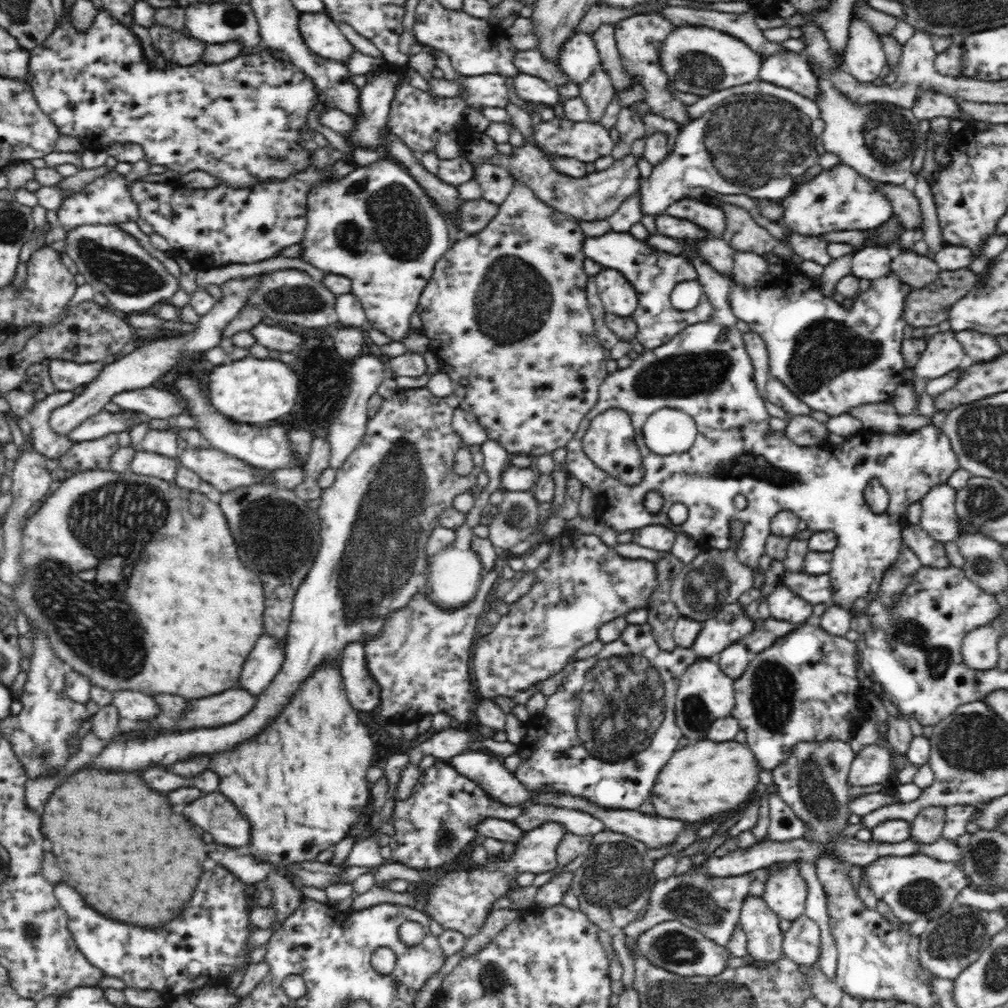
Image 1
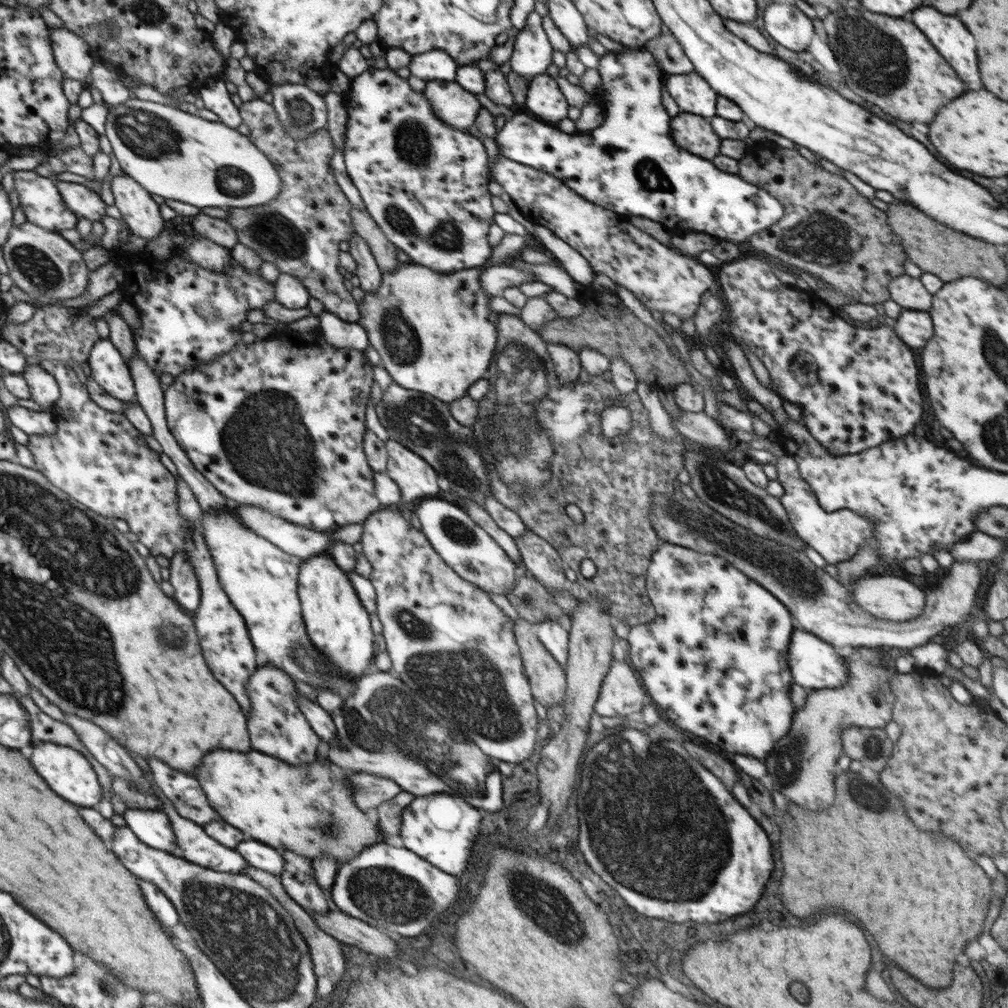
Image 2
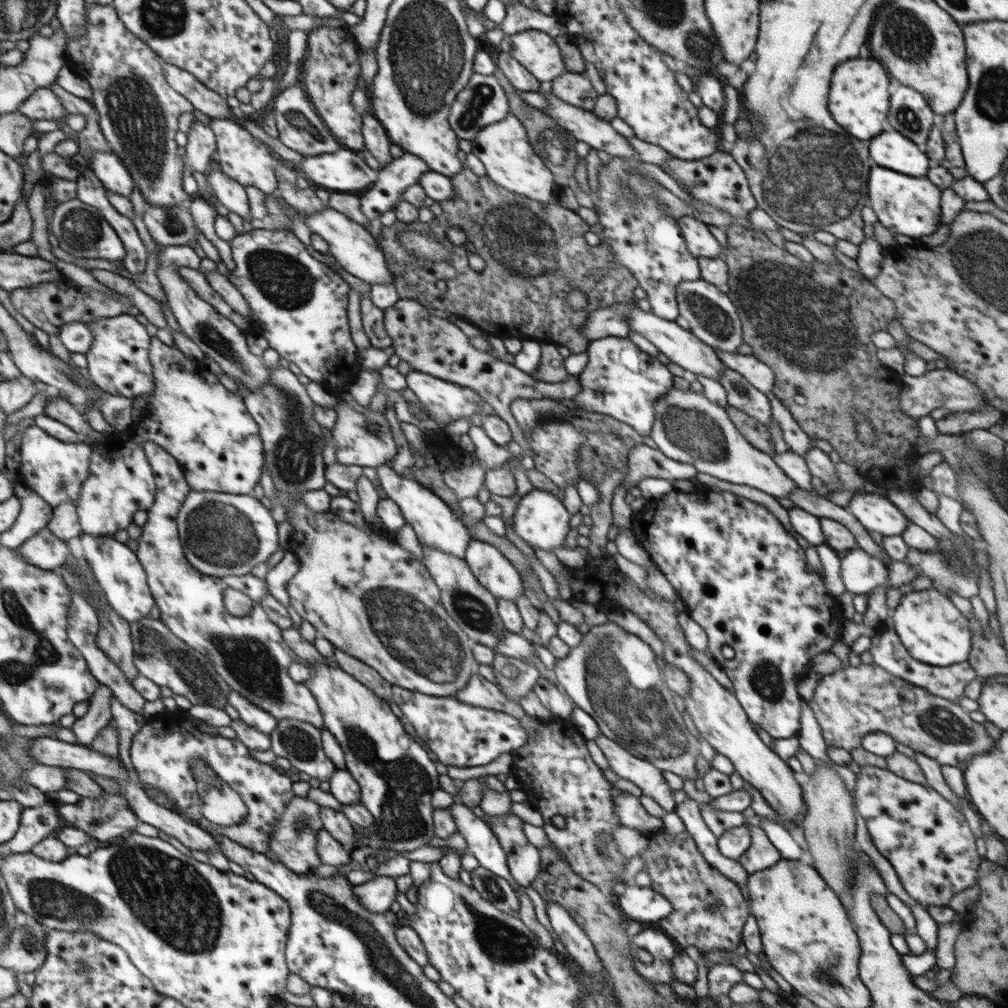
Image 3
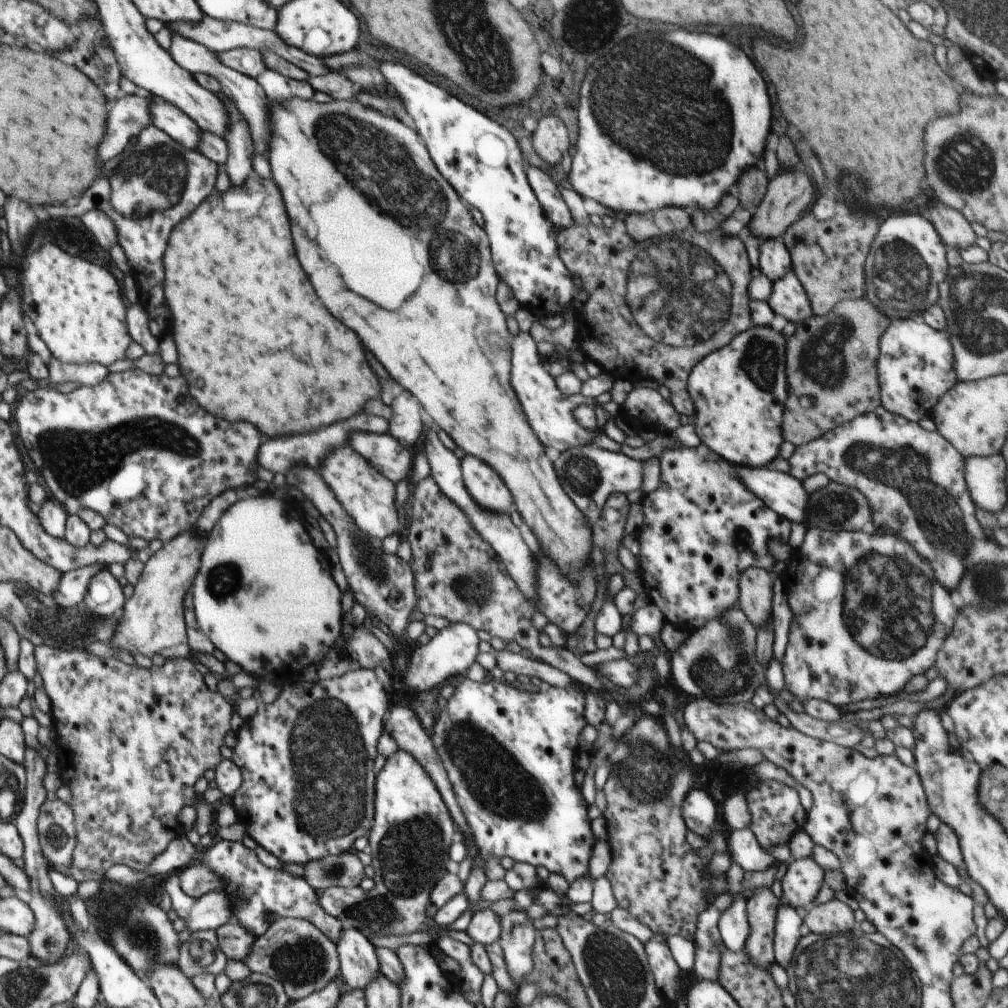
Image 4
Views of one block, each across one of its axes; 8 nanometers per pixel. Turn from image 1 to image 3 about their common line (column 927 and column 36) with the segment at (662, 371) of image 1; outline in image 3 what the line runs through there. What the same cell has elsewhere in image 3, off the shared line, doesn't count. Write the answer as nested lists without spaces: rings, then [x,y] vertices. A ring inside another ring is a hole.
[[[32,424],[26,427],[22,433],[22,446],[20,447],[20,476],[17,481],[32,486],[34,492],[38,492],[46,504],[56,508],[66,502],[78,502],[81,497],[81,489],[90,474],[92,465],[92,448],[82,440],[78,443],[65,443],[61,439],[54,438],[41,427]]]

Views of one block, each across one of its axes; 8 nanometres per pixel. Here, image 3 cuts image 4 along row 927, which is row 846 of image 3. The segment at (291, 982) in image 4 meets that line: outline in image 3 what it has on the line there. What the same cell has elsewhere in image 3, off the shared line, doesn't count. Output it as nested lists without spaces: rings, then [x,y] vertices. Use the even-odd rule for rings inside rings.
[[[297,795],[292,797],[282,812],[282,818],[276,820],[277,826],[268,842],[268,850],[274,852],[276,860],[298,874],[306,874],[322,864],[316,854],[316,834],[324,825],[320,813],[320,805],[310,798]]]

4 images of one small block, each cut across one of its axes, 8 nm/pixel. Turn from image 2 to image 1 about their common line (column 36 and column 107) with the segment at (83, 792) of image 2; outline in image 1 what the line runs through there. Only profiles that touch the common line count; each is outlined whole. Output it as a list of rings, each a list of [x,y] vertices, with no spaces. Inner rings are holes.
[[[425,386],[398,390],[390,399],[383,399],[378,412],[374,414],[372,418],[369,418],[362,442],[360,442],[356,450],[346,459],[346,462],[344,462],[340,468],[336,469],[334,483],[329,488],[324,489],[321,494],[321,504],[318,507],[319,518],[317,520],[317,524],[321,526],[321,546],[320,550],[318,550],[316,562],[314,562],[314,565],[310,568],[309,574],[304,578],[304,582],[302,582],[302,585],[298,588],[298,592],[293,600],[292,614],[286,644],[284,646],[284,662],[282,668],[280,668],[280,672],[275,675],[271,684],[265,689],[266,694],[262,694],[262,698],[258,700],[256,708],[254,708],[250,714],[242,716],[242,720],[237,720],[236,722],[224,726],[210,727],[209,729],[190,729],[182,732],[158,733],[157,736],[146,738],[146,740],[141,740],[141,738],[127,738],[127,734],[124,734],[124,736],[119,734],[116,738],[110,739],[109,743],[100,751],[99,755],[96,755],[96,758],[94,758],[92,762],[102,762],[102,766],[122,766],[122,770],[146,770],[146,768],[152,768],[152,766],[164,766],[170,769],[176,762],[186,760],[186,758],[194,758],[196,754],[197,756],[202,756],[203,754],[203,756],[210,757],[214,756],[214,754],[218,754],[218,752],[234,750],[238,744],[242,744],[242,742],[246,742],[246,740],[258,736],[272,720],[276,720],[278,714],[284,710],[284,706],[293,700],[295,693],[300,689],[304,679],[310,678],[322,662],[329,660],[329,662],[333,662],[335,666],[340,667],[340,662],[342,662],[342,648],[344,648],[344,646],[348,646],[348,644],[352,644],[352,642],[359,642],[363,645],[363,640],[366,637],[371,637],[377,632],[384,631],[384,622],[386,622],[388,614],[391,614],[394,610],[400,611],[400,608],[406,606],[406,602],[410,602],[410,598],[414,596],[418,590],[424,589],[427,584],[429,558],[426,552],[426,542],[428,542],[432,530],[440,526],[438,518],[440,518],[444,510],[453,507],[452,502],[454,502],[454,498],[456,498],[458,494],[466,492],[476,485],[477,476],[483,471],[484,455],[482,454],[481,448],[479,445],[470,445],[470,452],[474,463],[472,471],[469,476],[460,476],[454,473],[452,467],[454,466],[454,456],[456,456],[456,452],[458,452],[460,448],[464,448],[465,444],[452,426],[452,416],[453,408],[450,407],[443,398],[432,395]]]

